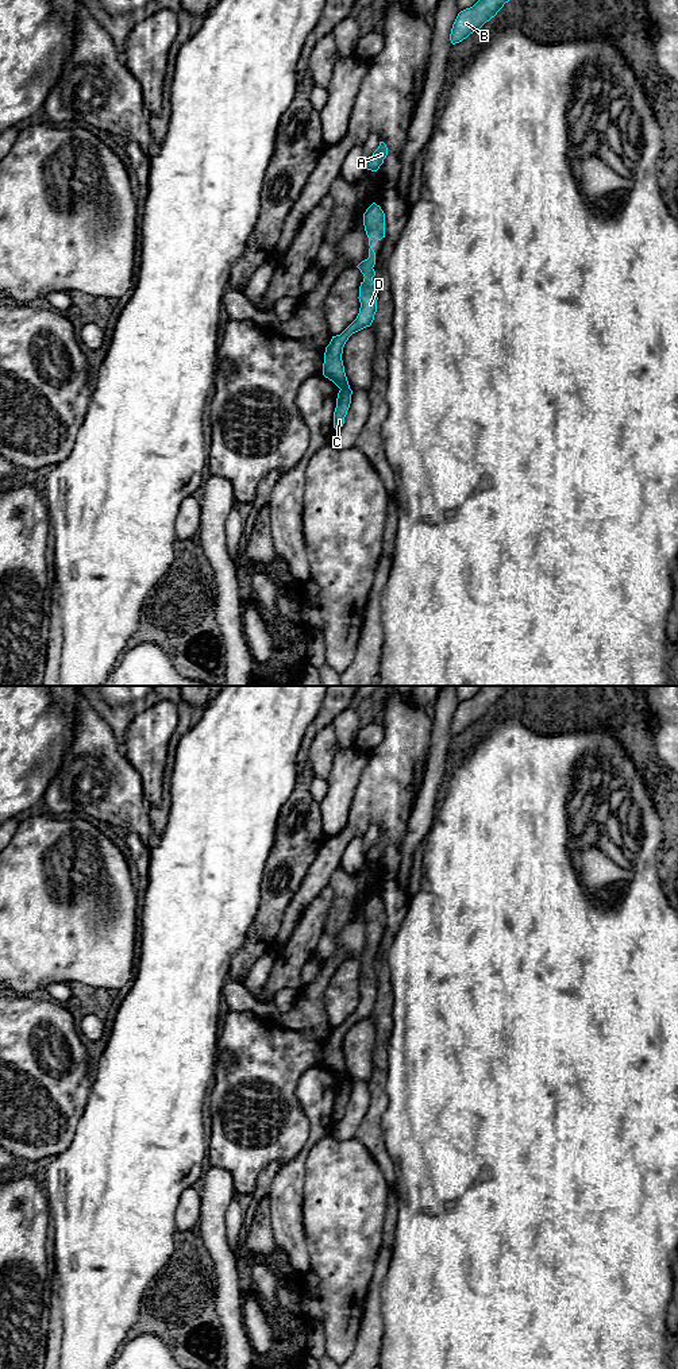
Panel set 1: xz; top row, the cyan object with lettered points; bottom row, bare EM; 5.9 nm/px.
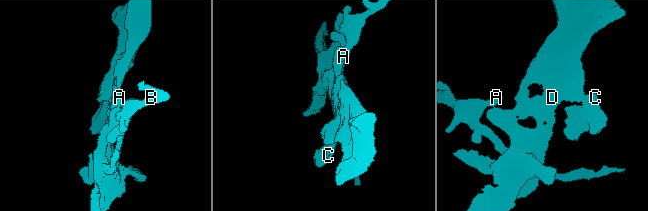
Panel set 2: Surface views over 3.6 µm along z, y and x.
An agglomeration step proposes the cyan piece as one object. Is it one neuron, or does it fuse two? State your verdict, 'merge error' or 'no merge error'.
merge error

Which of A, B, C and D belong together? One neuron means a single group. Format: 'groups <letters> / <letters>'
groups A B D / C

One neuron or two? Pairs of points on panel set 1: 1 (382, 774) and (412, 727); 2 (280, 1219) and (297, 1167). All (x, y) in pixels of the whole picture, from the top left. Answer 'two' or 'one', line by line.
1: one
2: one

